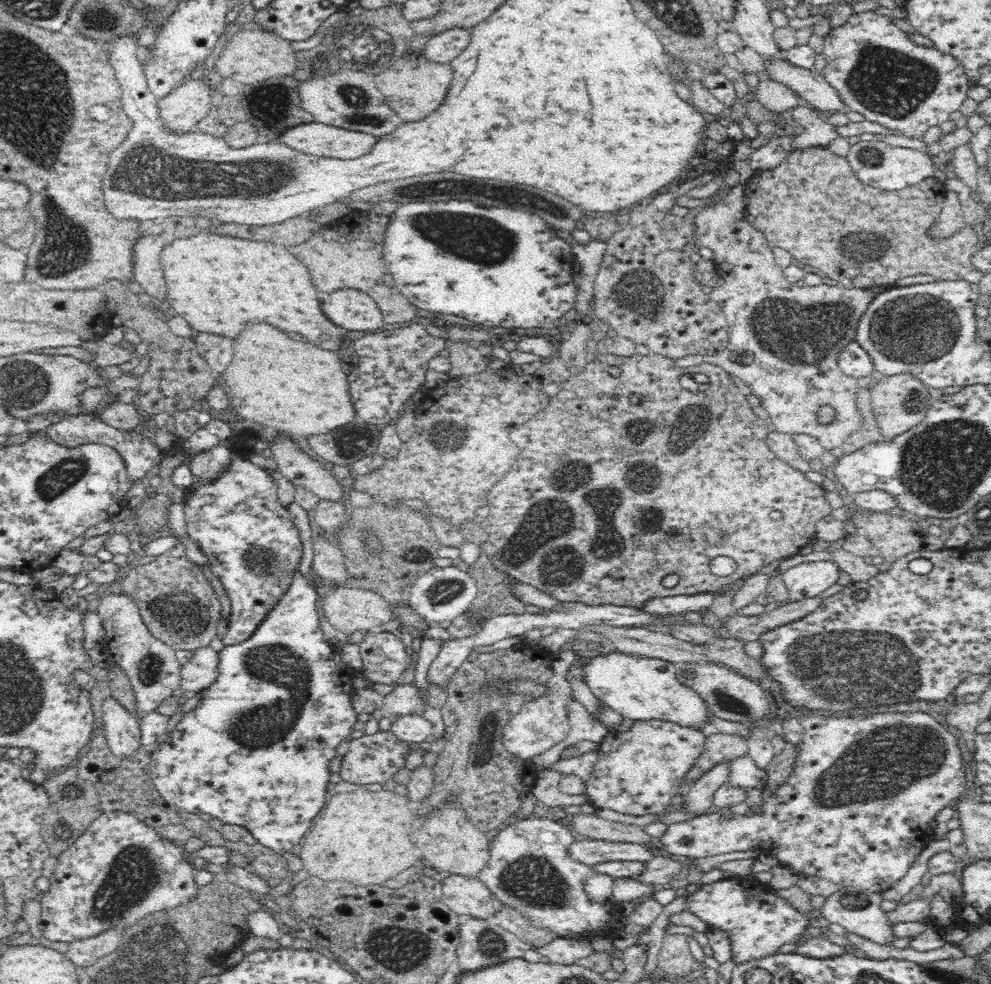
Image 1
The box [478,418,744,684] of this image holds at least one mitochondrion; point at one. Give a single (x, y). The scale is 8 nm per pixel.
(559, 568)

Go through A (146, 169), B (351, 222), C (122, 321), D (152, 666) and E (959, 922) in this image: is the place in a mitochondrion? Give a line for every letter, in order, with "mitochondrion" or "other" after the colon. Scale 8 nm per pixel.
A: mitochondrion
B: other
C: other
D: mitochondrion
E: other

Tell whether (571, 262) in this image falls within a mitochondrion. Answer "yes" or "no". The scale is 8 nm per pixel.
no

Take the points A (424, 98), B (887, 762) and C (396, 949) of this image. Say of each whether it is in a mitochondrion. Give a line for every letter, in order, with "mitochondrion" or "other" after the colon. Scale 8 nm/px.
A: other
B: mitochondrion
C: mitochondrion

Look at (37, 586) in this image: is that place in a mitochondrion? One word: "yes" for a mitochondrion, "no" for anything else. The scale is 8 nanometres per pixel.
no

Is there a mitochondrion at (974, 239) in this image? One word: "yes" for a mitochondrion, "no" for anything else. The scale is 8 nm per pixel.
no

